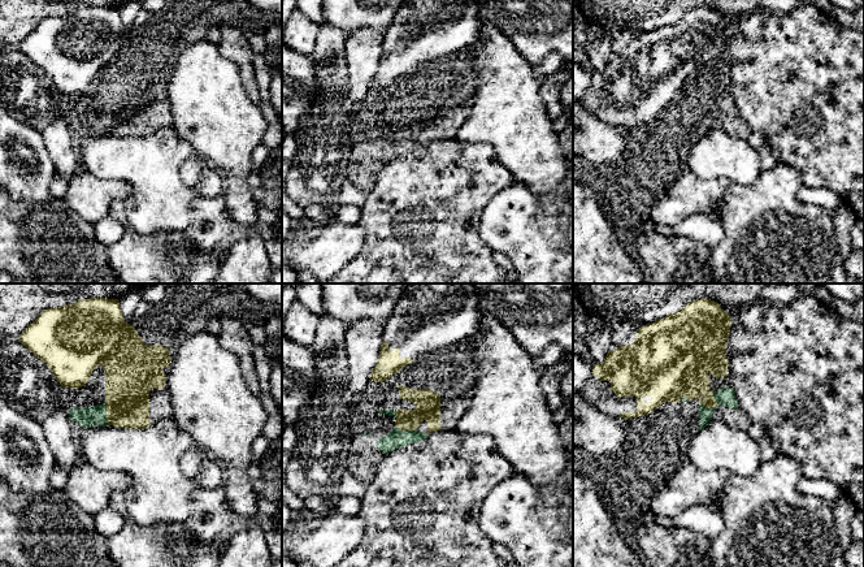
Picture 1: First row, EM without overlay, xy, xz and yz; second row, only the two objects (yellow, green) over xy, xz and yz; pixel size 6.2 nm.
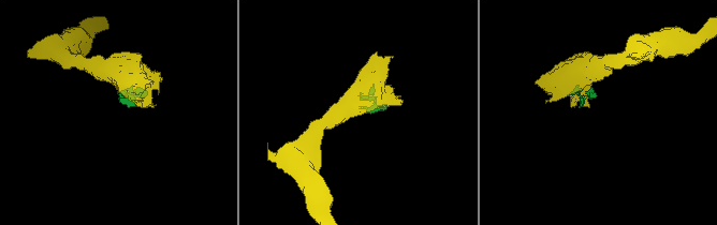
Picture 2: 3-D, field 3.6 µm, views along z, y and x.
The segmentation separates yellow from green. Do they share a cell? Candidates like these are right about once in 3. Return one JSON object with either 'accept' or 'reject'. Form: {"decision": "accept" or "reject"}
{"decision": "reject"}

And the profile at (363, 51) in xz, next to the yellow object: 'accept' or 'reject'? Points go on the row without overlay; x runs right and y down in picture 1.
reject

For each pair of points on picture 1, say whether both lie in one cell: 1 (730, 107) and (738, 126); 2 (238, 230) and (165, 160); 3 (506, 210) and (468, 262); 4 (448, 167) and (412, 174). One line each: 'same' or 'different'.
1: same
2: same
3: different
4: same

